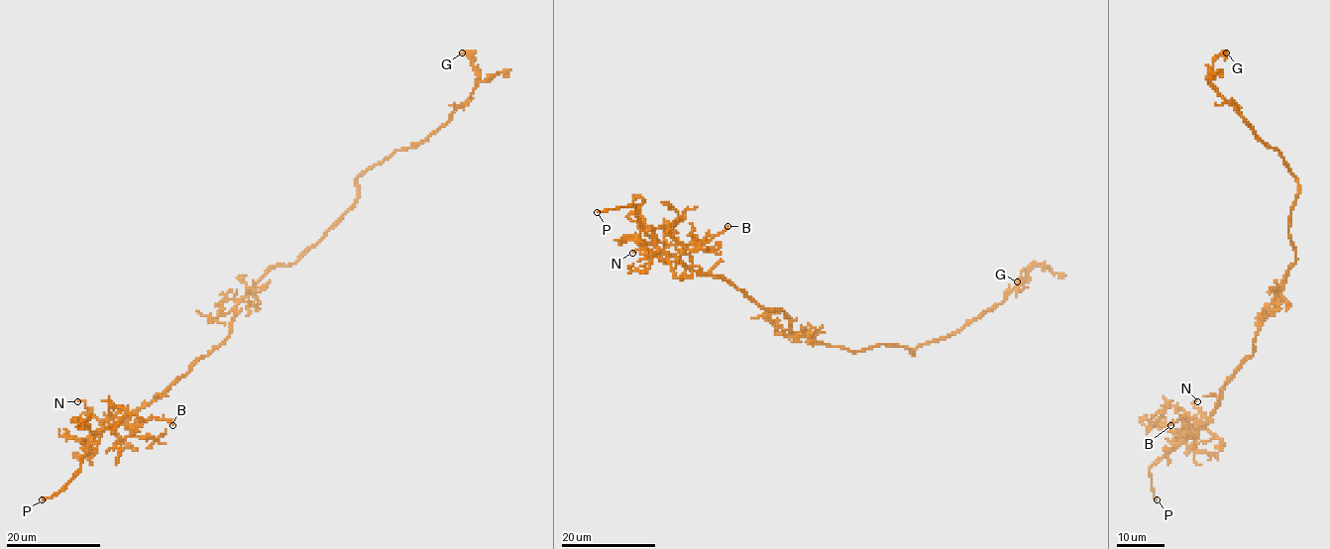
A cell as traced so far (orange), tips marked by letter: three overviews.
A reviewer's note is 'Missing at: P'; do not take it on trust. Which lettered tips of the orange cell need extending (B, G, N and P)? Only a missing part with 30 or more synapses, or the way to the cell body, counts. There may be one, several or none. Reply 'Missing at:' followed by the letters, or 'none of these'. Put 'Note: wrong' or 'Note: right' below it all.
Missing at: P
Note: right

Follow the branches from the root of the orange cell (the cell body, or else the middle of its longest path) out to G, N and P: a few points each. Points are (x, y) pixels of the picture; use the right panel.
G: (1287, 273), (1296, 261), (1289, 216), (1298, 181), (1280, 155), (1256, 135), (1208, 79), (1213, 59), (1226, 53)
N: (1287, 273), (1278, 302), (1263, 316), (1254, 353), (1225, 384), (1204, 427), (1199, 409), (1193, 404), (1197, 401)
P: (1287, 273), (1278, 302), (1263, 316), (1254, 353), (1225, 384), (1216, 409), (1151, 466), (1157, 499)

